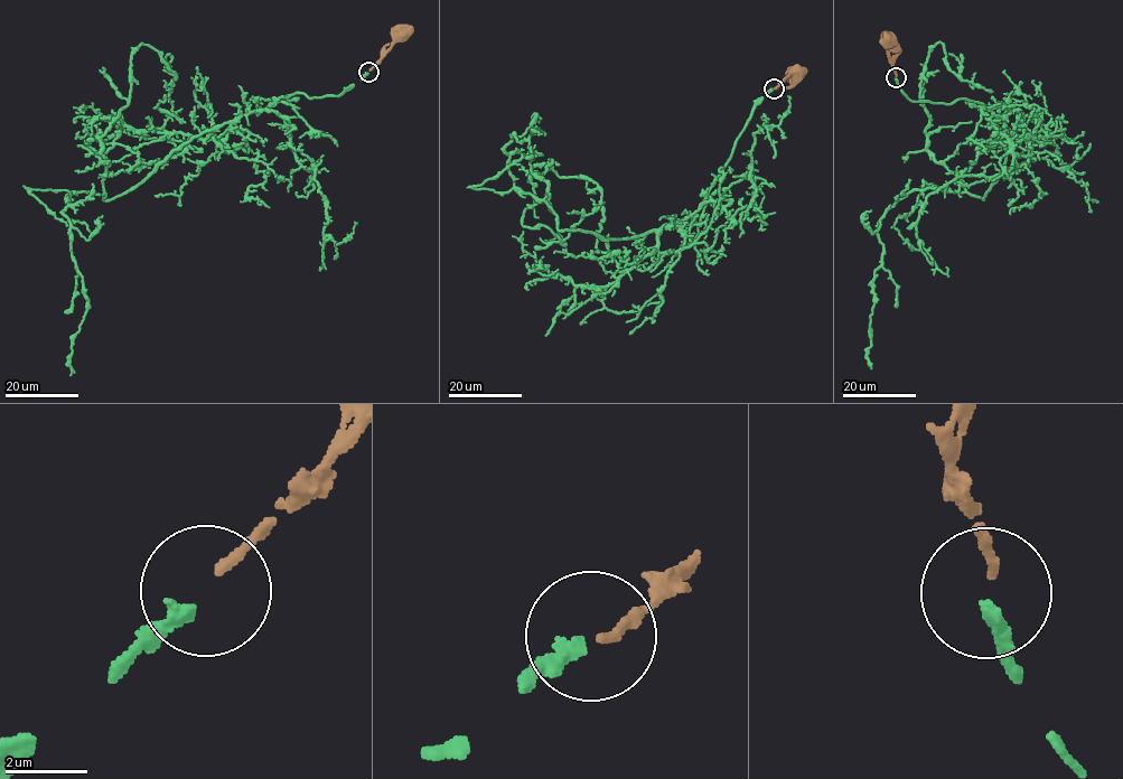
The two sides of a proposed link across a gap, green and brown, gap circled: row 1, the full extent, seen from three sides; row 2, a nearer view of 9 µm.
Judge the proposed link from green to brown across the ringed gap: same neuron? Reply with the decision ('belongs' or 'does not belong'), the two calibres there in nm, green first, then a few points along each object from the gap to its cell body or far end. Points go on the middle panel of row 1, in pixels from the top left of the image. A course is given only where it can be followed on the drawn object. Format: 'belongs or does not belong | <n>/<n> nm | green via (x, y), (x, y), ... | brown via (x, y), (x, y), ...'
belongs | 320/240 nm | green via (773, 88), (696, 210), (643, 235), (559, 231), (533, 174), (551, 159), (560, 177), (597, 185), (600, 224) | brown via (774, 88), (787, 76), (795, 75)

